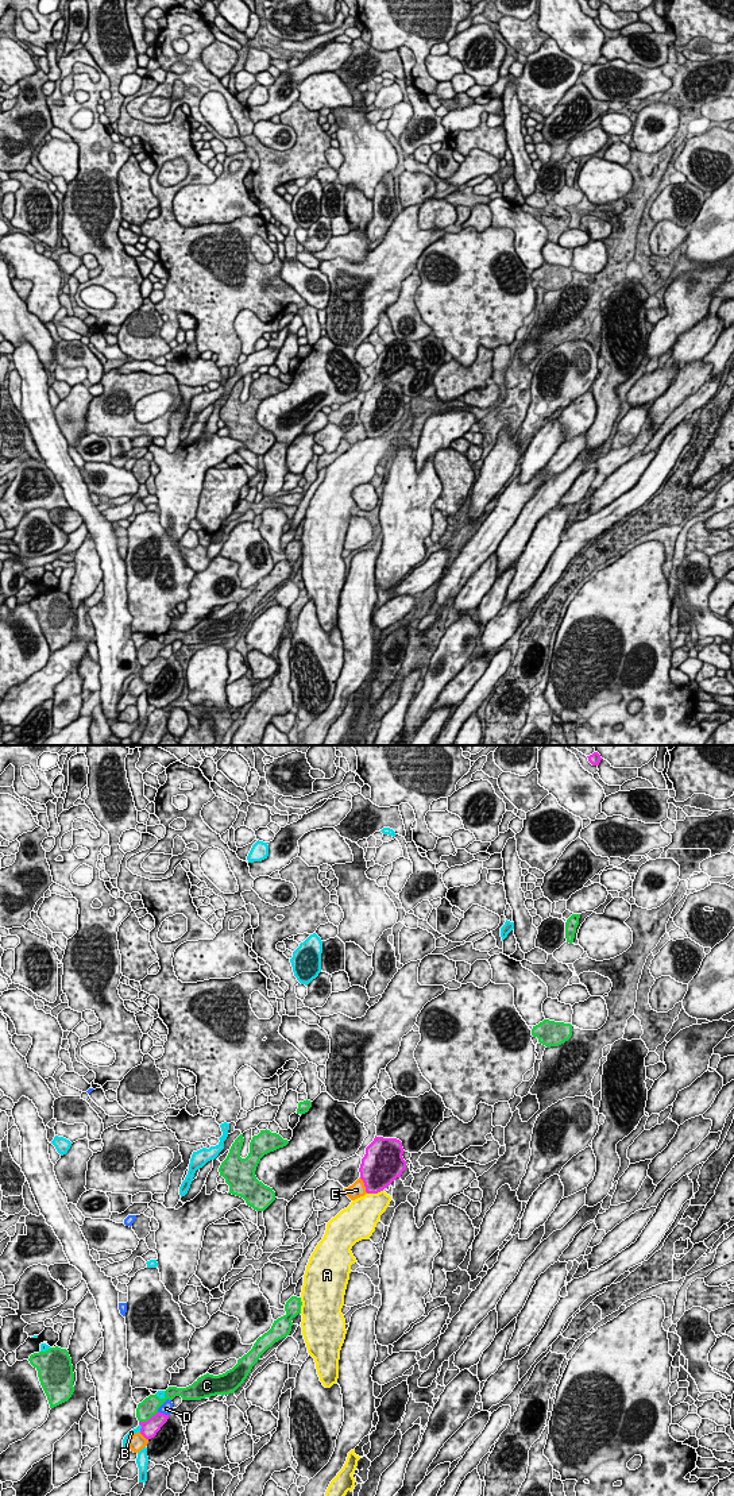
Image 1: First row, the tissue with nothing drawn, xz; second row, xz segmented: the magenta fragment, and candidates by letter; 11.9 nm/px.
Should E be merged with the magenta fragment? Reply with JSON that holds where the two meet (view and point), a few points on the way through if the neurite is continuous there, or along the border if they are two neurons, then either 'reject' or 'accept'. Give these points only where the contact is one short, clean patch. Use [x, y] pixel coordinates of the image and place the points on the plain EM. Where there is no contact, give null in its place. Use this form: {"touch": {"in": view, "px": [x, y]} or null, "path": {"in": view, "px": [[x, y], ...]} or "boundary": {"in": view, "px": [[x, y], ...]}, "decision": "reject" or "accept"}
{"touch": {"in": "xz", "px": [364, 430]}, "decision": "accept"}

